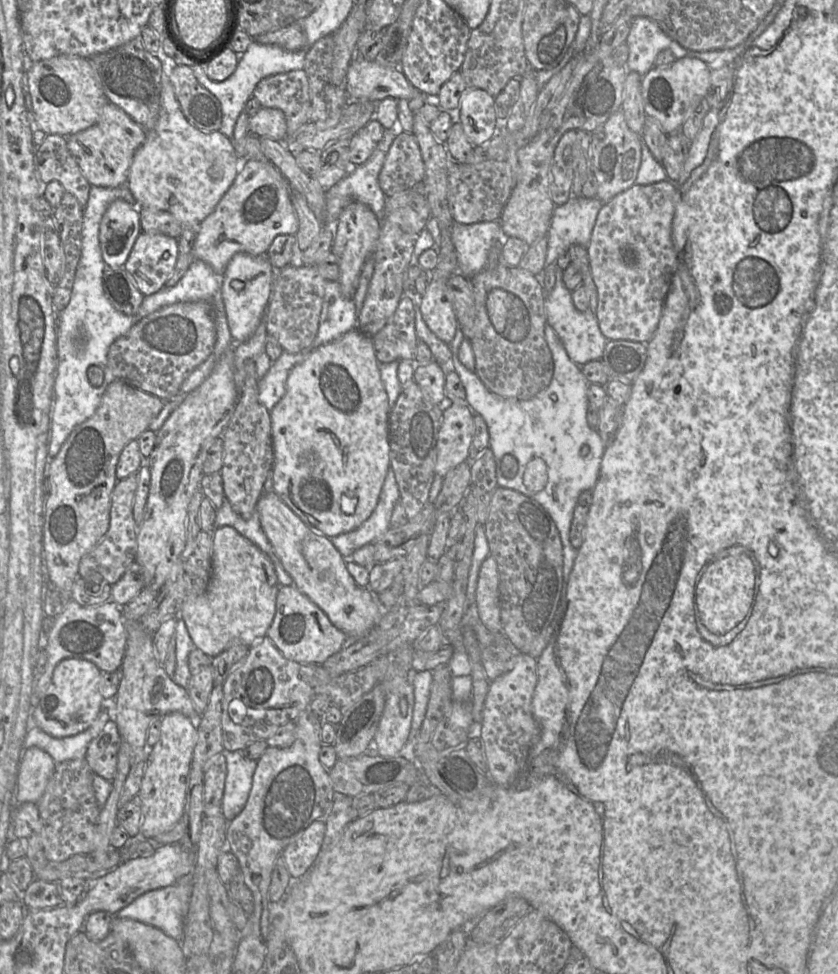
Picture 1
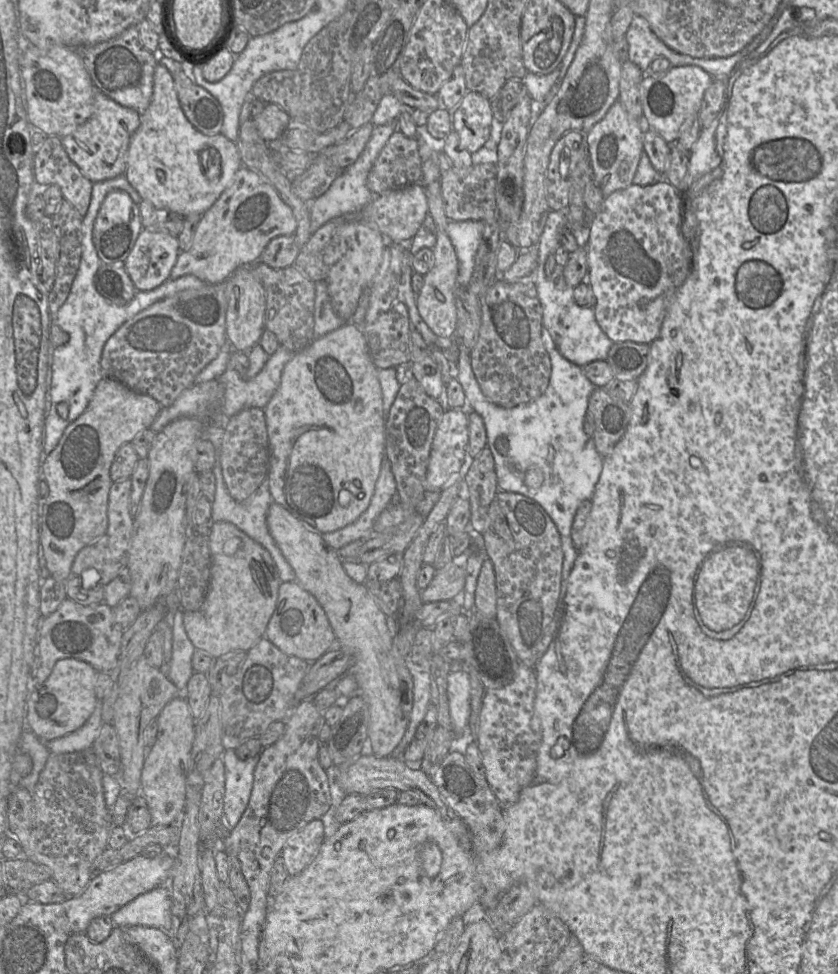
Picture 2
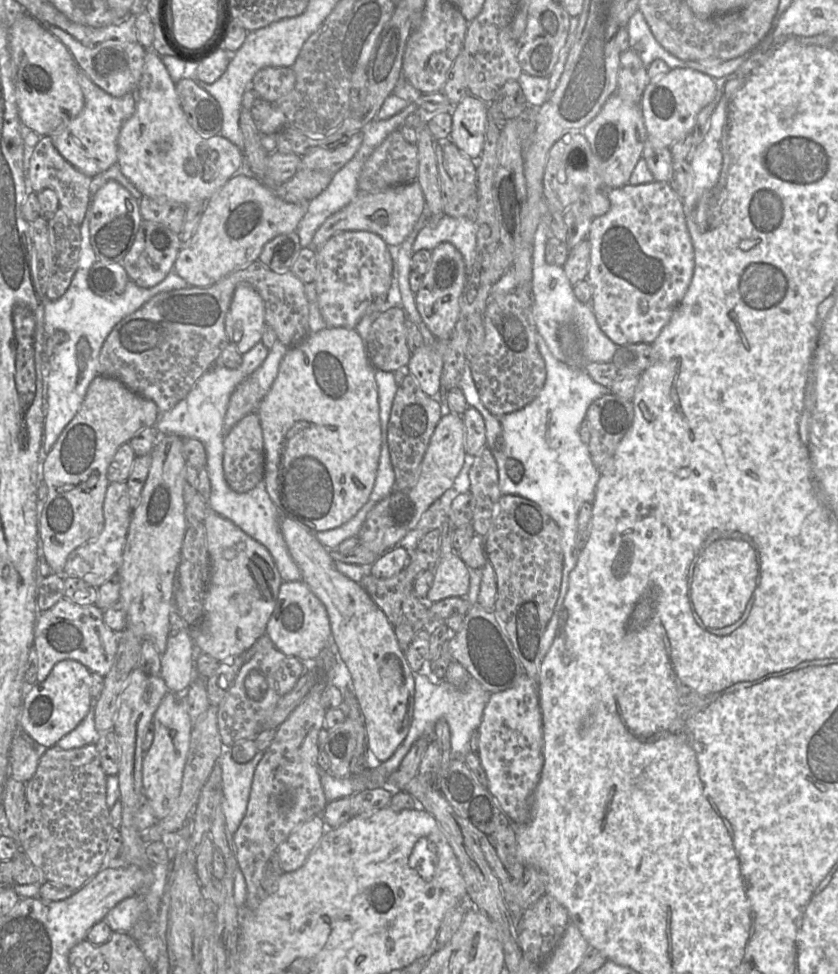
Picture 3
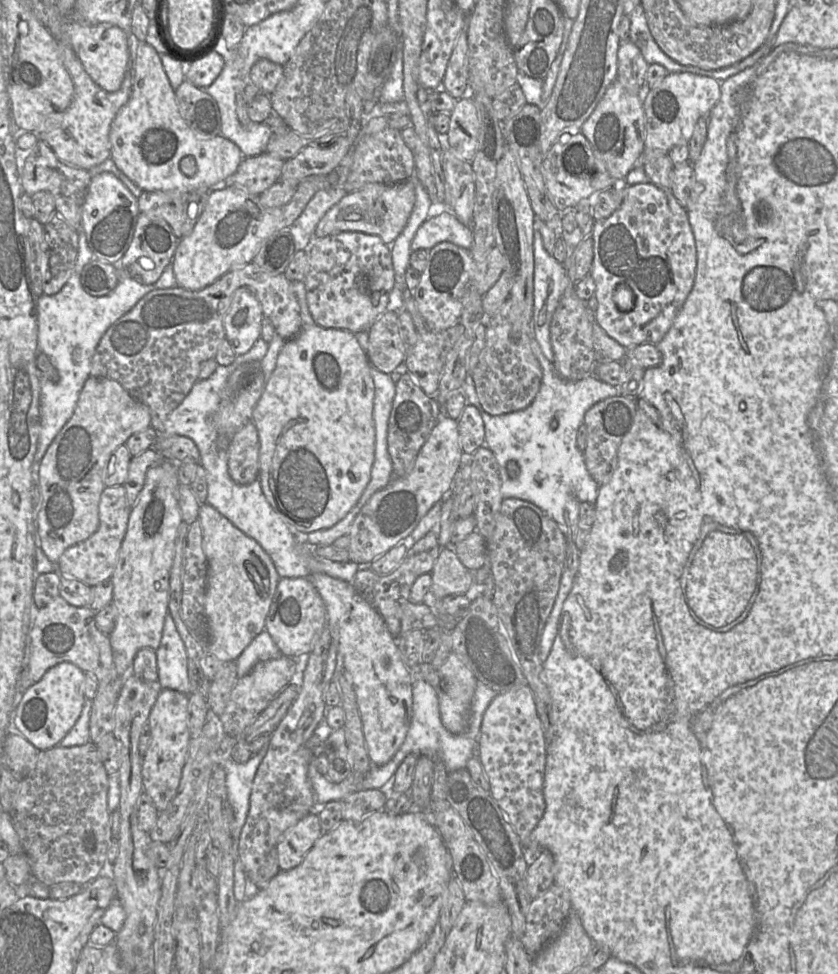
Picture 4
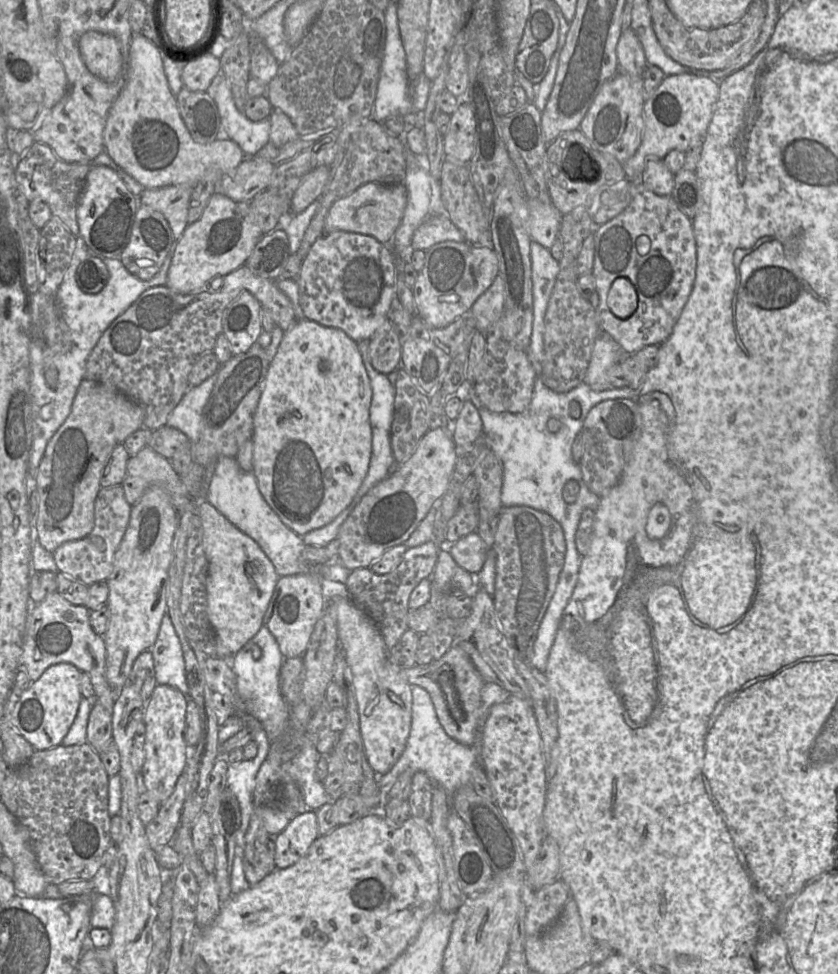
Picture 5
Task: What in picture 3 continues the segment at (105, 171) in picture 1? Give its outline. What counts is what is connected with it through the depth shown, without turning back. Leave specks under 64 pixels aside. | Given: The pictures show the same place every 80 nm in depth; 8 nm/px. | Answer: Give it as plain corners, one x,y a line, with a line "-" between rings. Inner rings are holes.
82,70
78,72
78,83
85,100
82,111
46,136
50,136
54,147
65,160
93,178
117,164
118,136
124,122
135,111
135,93
114,97
95,85

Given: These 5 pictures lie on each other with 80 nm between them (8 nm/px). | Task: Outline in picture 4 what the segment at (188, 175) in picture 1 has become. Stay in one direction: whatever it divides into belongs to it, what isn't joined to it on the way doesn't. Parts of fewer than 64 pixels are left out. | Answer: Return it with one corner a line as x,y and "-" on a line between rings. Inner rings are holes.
145,42
137,43
136,49
136,60
134,64
134,77
132,83
132,92
129,101
118,111
116,114
109,133
109,140
111,143
111,156
112,160
115,162
117,168
123,172
132,182
134,182
140,189
143,191
168,191
168,192
180,192
183,195
187,195
192,191
199,189
199,188
212,188
220,182
226,181
229,182
231,176
237,171
238,167
240,166
244,156
241,153
240,148
230,141
229,139
225,138
222,135
218,135
211,139
202,139
198,138
192,129
188,126
185,122
183,117
180,114
178,104
176,101
175,90
172,88
169,79
166,75
166,72
163,68
161,59
157,51
-
191,156
195,158
197,172
194,176
188,177
184,175
180,169
180,162
181,160
186,157

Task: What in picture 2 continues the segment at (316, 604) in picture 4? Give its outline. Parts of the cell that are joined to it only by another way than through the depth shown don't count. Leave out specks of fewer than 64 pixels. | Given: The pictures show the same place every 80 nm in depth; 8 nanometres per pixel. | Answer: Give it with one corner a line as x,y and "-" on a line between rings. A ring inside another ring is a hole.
296,581
281,582
276,608
266,627
265,637
286,655
306,662
317,661
337,642
321,605

